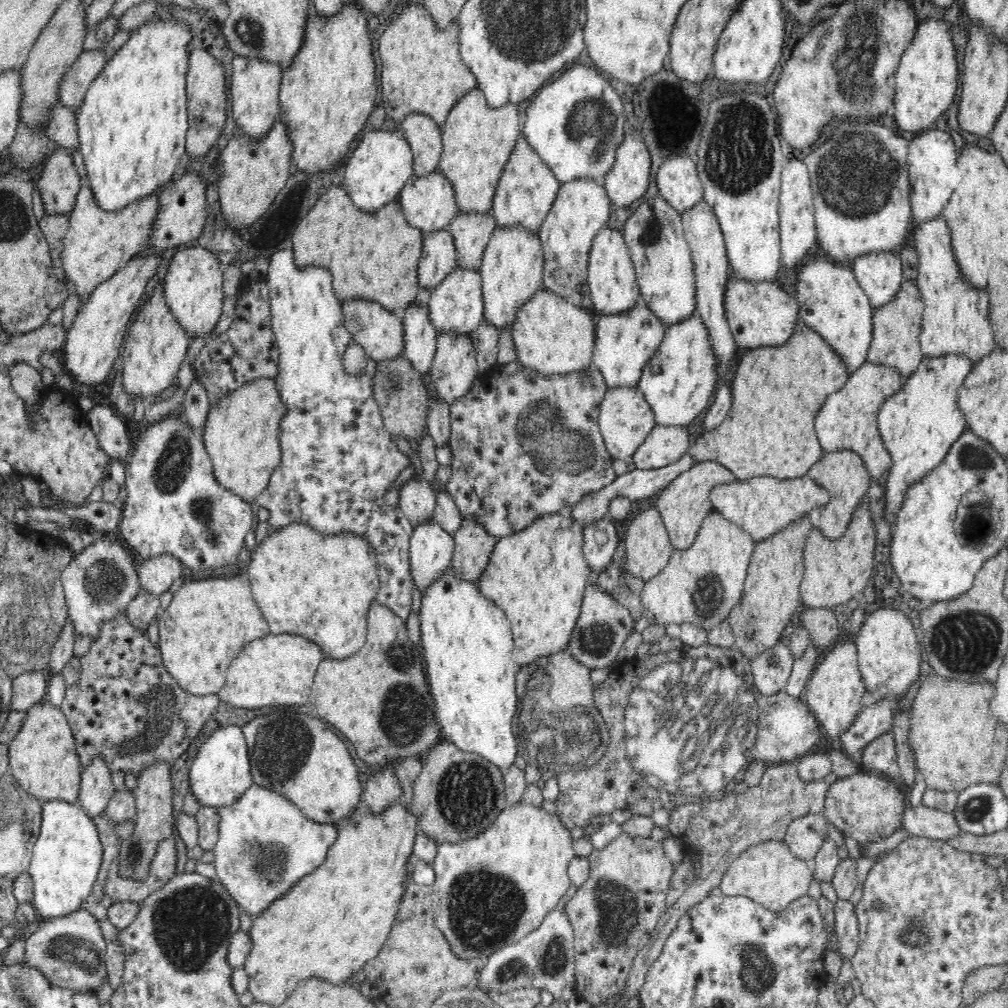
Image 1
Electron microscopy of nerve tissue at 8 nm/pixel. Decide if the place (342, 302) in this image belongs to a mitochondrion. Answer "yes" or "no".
no

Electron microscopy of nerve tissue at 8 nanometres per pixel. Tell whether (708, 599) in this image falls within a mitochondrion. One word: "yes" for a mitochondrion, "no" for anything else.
yes

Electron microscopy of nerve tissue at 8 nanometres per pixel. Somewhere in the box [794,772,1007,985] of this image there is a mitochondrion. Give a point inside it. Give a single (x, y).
(916, 933)

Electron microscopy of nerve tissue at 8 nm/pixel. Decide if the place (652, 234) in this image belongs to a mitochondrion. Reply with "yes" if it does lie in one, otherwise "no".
yes

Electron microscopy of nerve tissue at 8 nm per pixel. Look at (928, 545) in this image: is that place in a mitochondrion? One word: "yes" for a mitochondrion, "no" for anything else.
no

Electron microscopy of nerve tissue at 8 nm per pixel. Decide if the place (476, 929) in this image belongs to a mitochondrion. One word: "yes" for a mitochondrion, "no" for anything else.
yes

